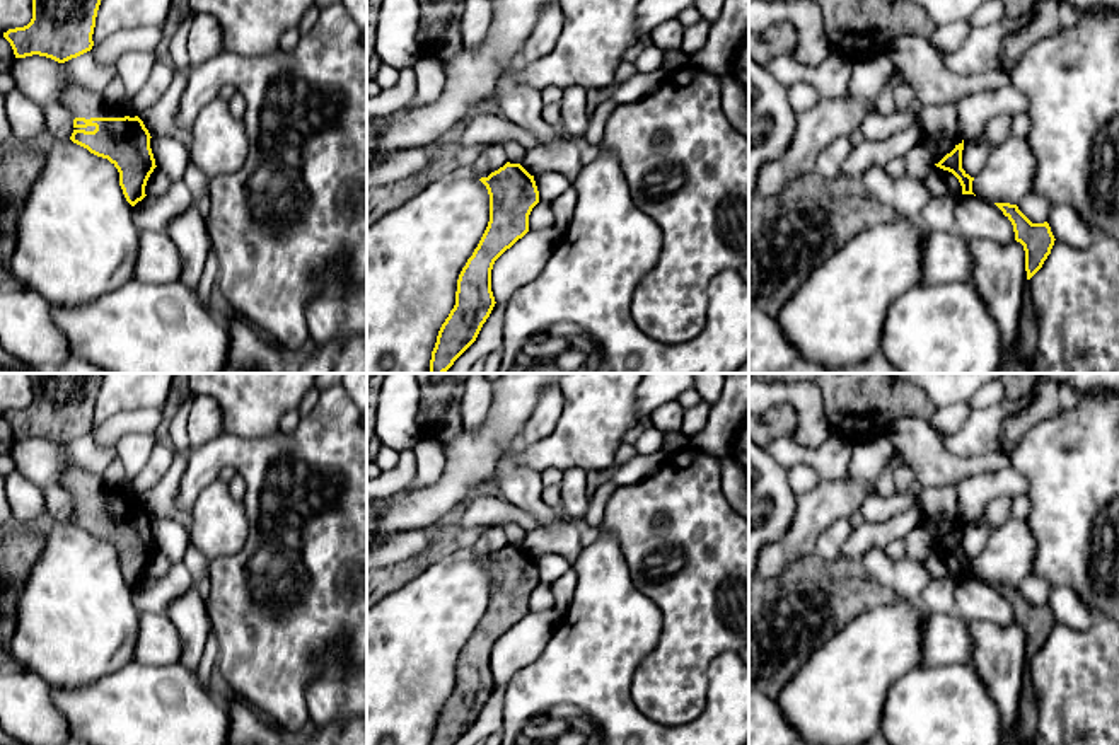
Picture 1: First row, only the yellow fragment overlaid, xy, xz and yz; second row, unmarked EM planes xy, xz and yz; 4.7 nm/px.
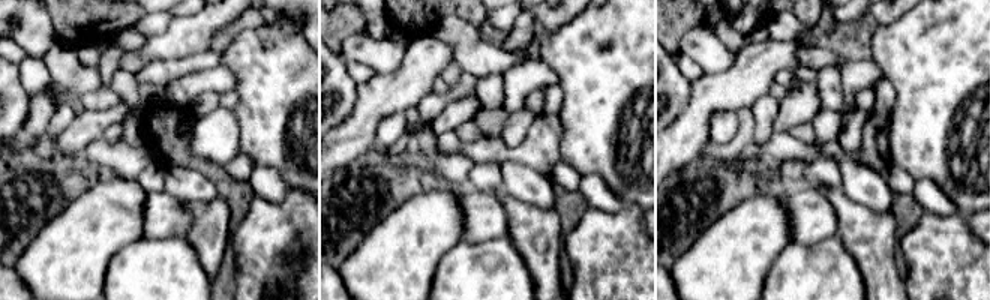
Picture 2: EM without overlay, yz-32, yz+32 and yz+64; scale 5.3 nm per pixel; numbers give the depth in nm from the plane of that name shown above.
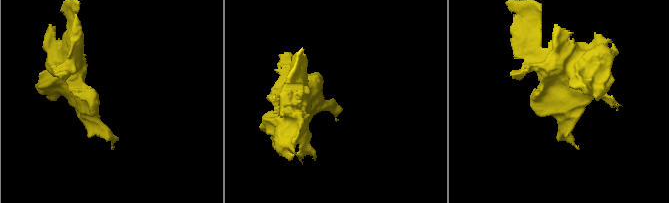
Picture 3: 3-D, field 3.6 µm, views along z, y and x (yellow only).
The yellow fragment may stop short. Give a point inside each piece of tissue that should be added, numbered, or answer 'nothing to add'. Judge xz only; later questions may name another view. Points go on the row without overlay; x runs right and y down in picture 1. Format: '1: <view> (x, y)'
nothing to add

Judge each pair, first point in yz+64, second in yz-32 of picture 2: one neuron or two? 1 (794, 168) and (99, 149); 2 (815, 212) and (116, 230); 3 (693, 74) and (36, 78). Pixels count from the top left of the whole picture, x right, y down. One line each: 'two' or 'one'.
1: one
2: two
3: one

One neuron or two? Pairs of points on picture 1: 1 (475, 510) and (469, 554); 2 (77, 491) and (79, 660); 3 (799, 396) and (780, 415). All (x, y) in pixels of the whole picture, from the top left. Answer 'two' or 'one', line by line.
1: two
2: two
3: two

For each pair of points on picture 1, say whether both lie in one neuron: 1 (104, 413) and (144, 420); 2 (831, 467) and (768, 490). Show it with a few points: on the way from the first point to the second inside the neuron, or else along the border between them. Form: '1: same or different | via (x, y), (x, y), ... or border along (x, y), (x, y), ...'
1: different | border along (152, 406), (115, 413), (96, 427)
2: different | border along (766, 450), (785, 469)

